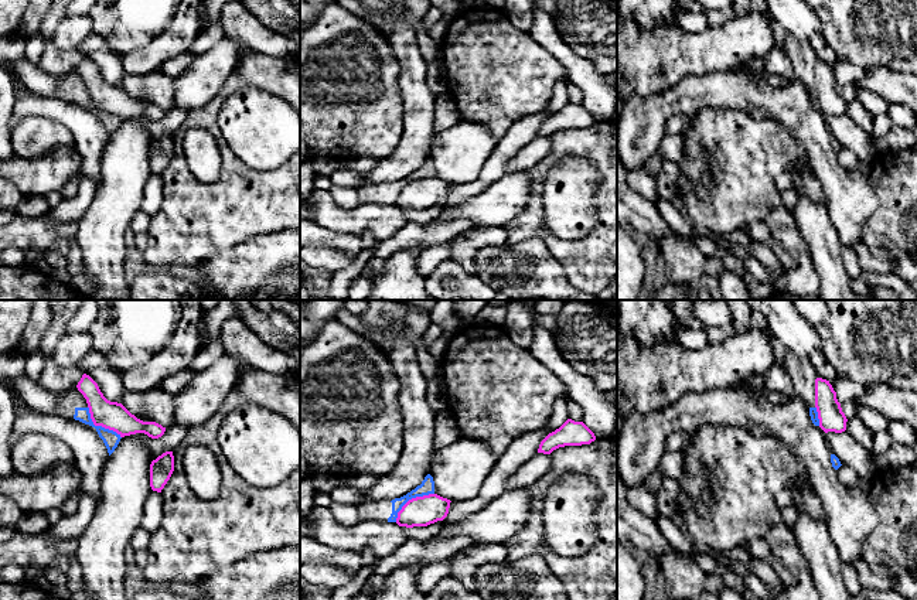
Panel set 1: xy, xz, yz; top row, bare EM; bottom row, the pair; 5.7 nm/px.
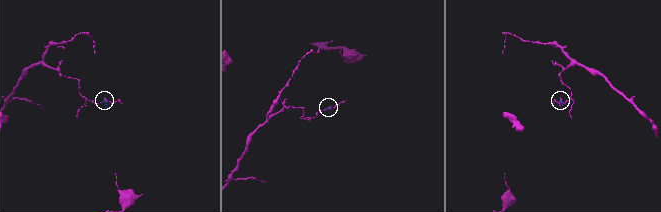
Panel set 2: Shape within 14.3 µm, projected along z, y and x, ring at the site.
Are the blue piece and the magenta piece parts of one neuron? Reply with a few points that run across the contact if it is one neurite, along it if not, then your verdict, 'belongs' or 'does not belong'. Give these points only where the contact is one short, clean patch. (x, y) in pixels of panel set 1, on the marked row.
line xz (433, 493), (412, 497), (398, 512), (395, 521); does not belong

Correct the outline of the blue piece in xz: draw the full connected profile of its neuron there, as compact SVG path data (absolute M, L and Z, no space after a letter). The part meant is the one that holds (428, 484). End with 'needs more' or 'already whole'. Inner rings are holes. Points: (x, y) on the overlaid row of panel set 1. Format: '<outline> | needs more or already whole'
M430 474L425 477L420 485L400 498L392 501L382 500L375 502L365 502L358 507L359 521L388 521L396 522L398 512L412 498L434 494L434 481Z | needs more

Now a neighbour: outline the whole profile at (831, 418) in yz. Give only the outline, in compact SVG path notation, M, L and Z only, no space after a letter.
M822 378L815 379L815 408L818 412L819 427L825 433L842 433L846 430L848 419L836 399L836 392L829 381Z

